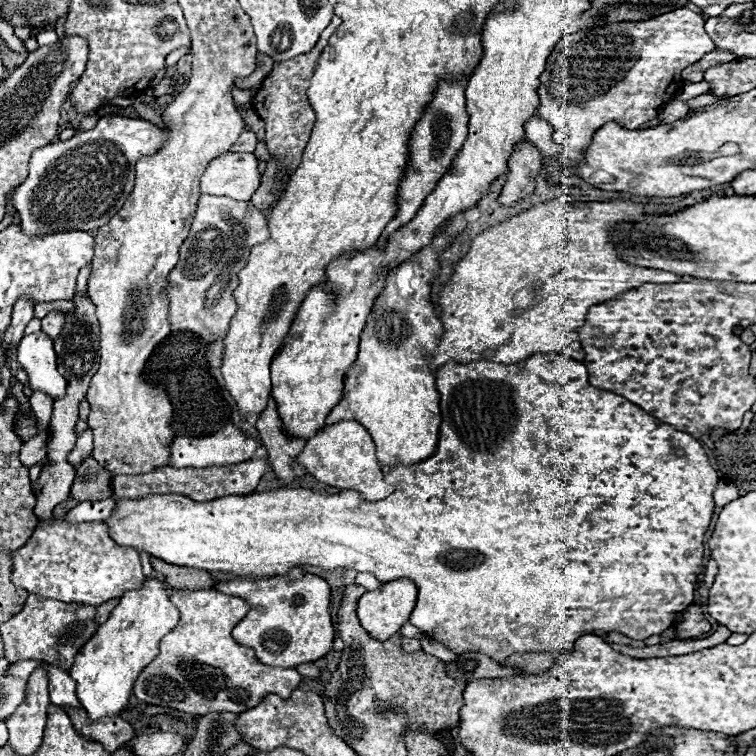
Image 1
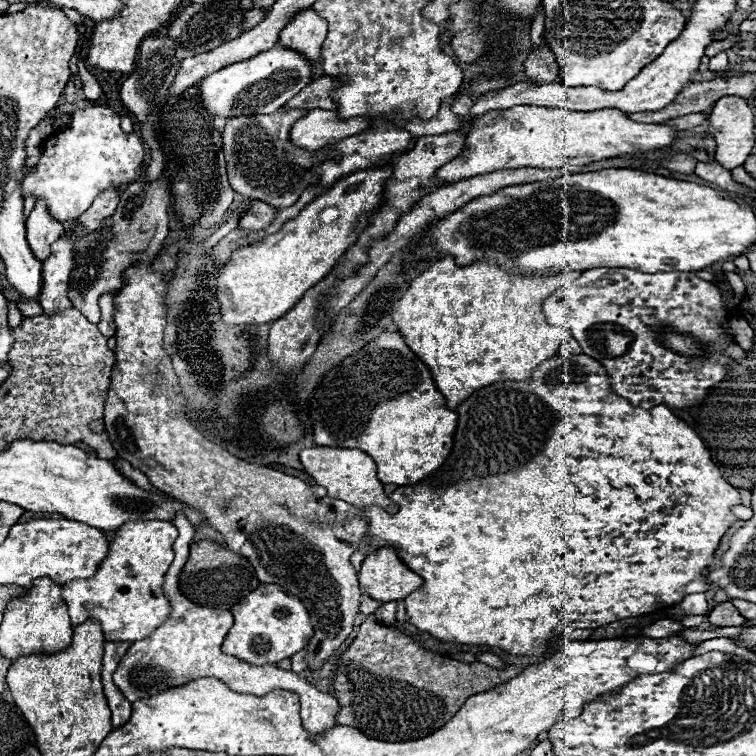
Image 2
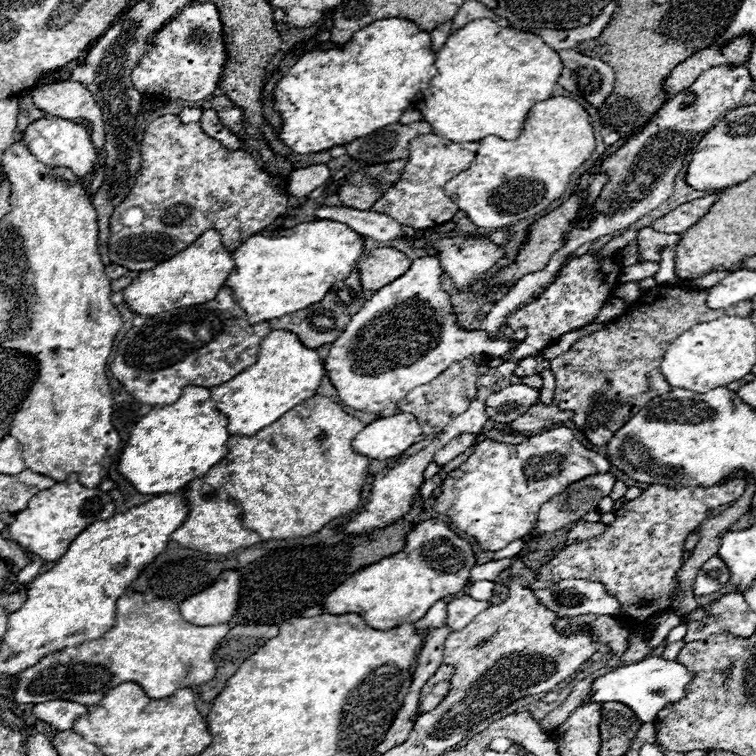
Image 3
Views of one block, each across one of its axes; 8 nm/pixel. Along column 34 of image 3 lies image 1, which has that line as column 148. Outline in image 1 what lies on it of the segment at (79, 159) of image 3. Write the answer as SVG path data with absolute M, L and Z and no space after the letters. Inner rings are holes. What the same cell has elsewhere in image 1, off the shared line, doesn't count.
M101 117L92 130L76 131L70 140L52 142L34 150L30 158L28 178L12 192L12 206L20 216L20 226L28 234L50 234L58 230L96 230L106 226L118 210L122 210L126 198L134 190L136 162L144 156L154 156L160 146L166 144L168 130L140 118Z

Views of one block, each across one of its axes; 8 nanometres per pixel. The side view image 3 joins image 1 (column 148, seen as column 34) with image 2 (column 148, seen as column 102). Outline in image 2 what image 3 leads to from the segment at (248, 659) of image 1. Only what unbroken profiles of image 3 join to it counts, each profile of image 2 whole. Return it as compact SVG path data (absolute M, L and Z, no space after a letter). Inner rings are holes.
M180 512L174 516L174 526L180 532L180 536L174 542L176 558L172 562L170 570L166 572L164 586L162 586L166 598L170 600L172 612L148 638L132 642L132 646L124 654L122 662L118 664L118 670L114 672L114 684L118 686L118 690L130 702L136 702L140 698L148 698L152 694L158 694L160 690L168 690L172 686L182 686L182 684L186 684L190 680L204 678L204 676L218 678L236 692L250 692L250 694L256 694L256 696L264 696L264 694L268 694L268 692L272 692L276 688L284 688L284 690L292 690L292 692L296 692L300 696L302 726L310 734L324 734L326 730L334 728L336 726L336 716L338 716L338 710L340 710L334 696L316 690L300 674L280 670L274 664L252 666L252 664L246 664L246 662L242 662L242 660L238 660L234 656L226 656L220 650L228 630L232 628L232 622L234 622L232 614L228 610L202 608L202 606L186 600L180 594L178 574L180 574L182 566L186 564L188 546L192 544L192 536L194 536L194 526Z

